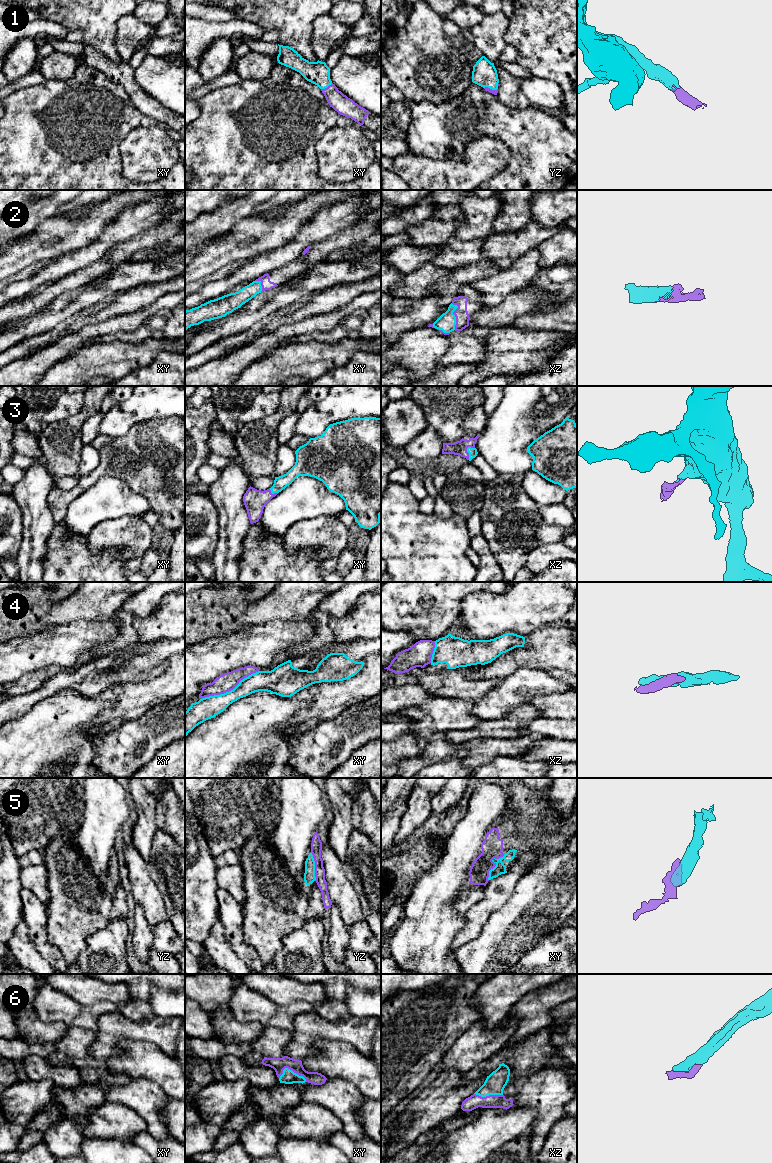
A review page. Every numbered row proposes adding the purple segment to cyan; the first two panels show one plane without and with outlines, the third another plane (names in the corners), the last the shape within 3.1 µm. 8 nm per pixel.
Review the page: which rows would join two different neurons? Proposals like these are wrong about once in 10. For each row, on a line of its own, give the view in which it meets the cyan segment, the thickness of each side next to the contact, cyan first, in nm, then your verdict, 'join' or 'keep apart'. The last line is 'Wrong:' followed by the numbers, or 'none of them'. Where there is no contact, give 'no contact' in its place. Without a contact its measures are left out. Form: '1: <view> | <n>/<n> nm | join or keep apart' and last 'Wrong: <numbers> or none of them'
1: xy | 190/150 nm | join
2: xz | 150/110 nm | join
3: xz | 70/120 nm | join
4: xy | 180/150 nm | keep apart
5: xy | 90/170 nm | join
6: xy | 110/110 nm | join
Wrong: 4

